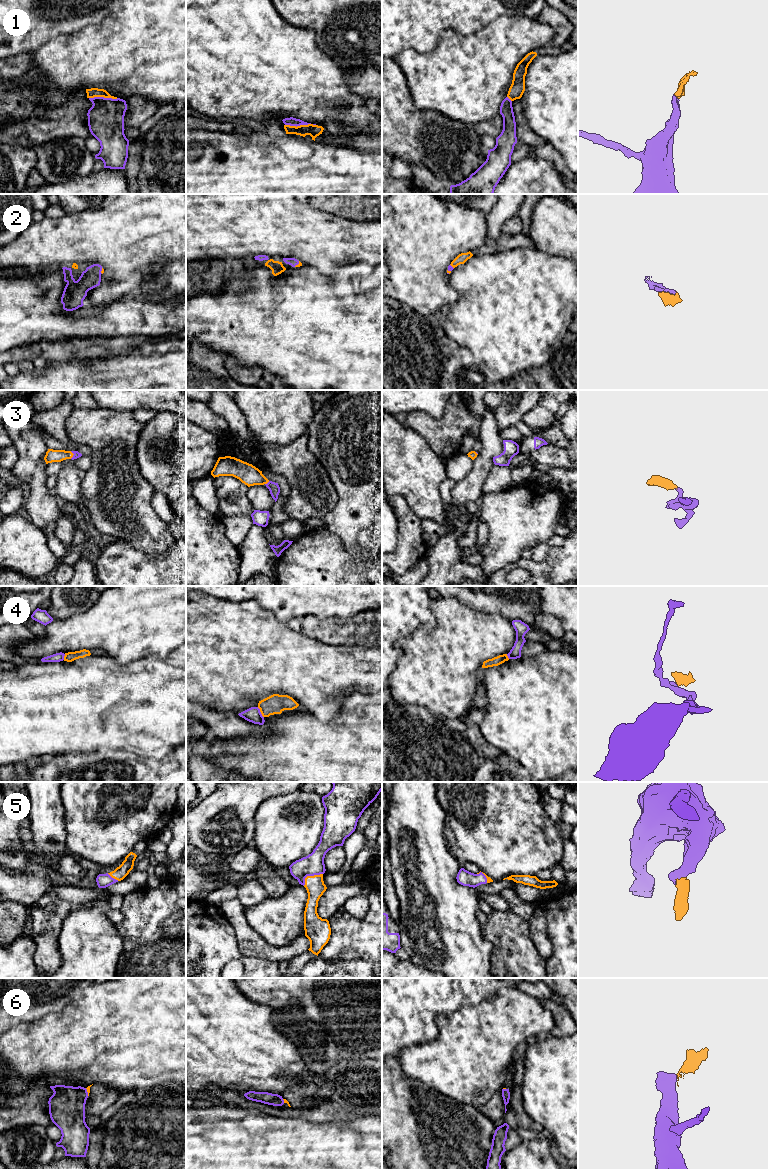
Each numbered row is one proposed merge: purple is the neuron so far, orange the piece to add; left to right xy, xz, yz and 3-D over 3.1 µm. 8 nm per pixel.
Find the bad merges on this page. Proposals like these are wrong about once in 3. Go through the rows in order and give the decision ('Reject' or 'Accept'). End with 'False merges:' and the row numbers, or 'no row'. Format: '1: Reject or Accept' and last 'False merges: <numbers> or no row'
1: Accept
2: Accept
3: Accept
4: Reject
5: Accept
6: Reject
False merges: 4, 6

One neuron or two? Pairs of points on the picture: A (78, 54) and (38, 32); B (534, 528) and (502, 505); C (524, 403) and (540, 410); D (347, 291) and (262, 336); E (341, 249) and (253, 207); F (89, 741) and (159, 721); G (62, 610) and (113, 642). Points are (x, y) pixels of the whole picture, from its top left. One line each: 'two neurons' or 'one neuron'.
A: two neurons
B: one neuron
C: two neurons
D: one neuron
E: one neuron
F: one neuron
G: two neurons

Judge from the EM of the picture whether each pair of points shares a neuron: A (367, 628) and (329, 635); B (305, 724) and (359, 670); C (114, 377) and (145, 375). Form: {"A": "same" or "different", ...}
{"A": "same", "B": "different", "C": "same"}

